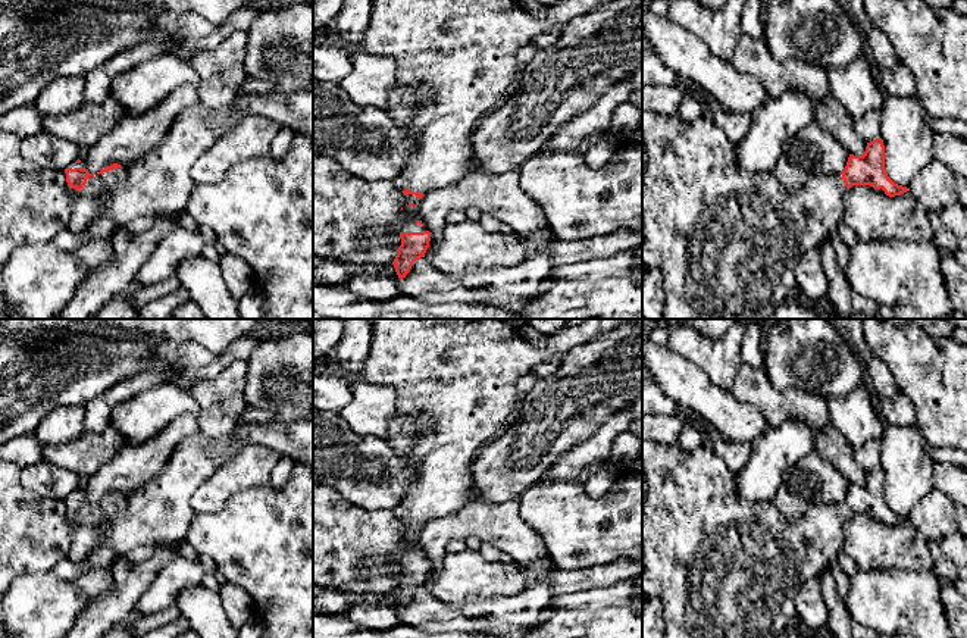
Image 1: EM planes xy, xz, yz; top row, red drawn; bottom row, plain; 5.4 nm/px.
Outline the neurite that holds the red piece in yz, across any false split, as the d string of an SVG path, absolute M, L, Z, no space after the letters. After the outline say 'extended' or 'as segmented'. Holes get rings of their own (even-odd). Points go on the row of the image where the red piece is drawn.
M642 110L642 150L645 151L645 169L642 175L642 266L658 268L666 281L666 309L663 319L772 319L774 310L785 301L794 300L797 294L797 266L808 250L820 250L822 243L836 237L844 218L844 196L852 185L870 185L883 190L886 196L901 196L910 188L895 184L885 171L885 146L879 137L867 143L863 156L849 154L841 175L814 176L802 185L783 185L774 172L748 172L736 163L736 144L719 128L713 119L705 116L683 122L679 116L661 115L654 110Z; extended

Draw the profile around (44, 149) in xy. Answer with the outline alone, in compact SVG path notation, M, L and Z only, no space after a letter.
M47 131L21 140L24 157L41 168L65 171L76 162L82 150L66 138L56 137Z

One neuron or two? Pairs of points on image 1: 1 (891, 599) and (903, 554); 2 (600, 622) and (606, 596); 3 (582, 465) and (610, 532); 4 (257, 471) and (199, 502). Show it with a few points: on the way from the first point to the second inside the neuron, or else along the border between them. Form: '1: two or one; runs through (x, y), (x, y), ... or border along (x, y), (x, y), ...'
1: two; border along (863, 569), (932, 572)
2: two; border along (626, 603), (569, 610)
3: two; border along (547, 482), (575, 481), (584, 485)
4: one; runs through (243, 472), (232, 477), (213, 494)

